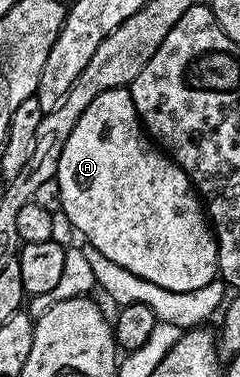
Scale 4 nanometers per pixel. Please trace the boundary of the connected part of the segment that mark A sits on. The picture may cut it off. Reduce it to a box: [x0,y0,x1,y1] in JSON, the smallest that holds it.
[55,87,219,291]

